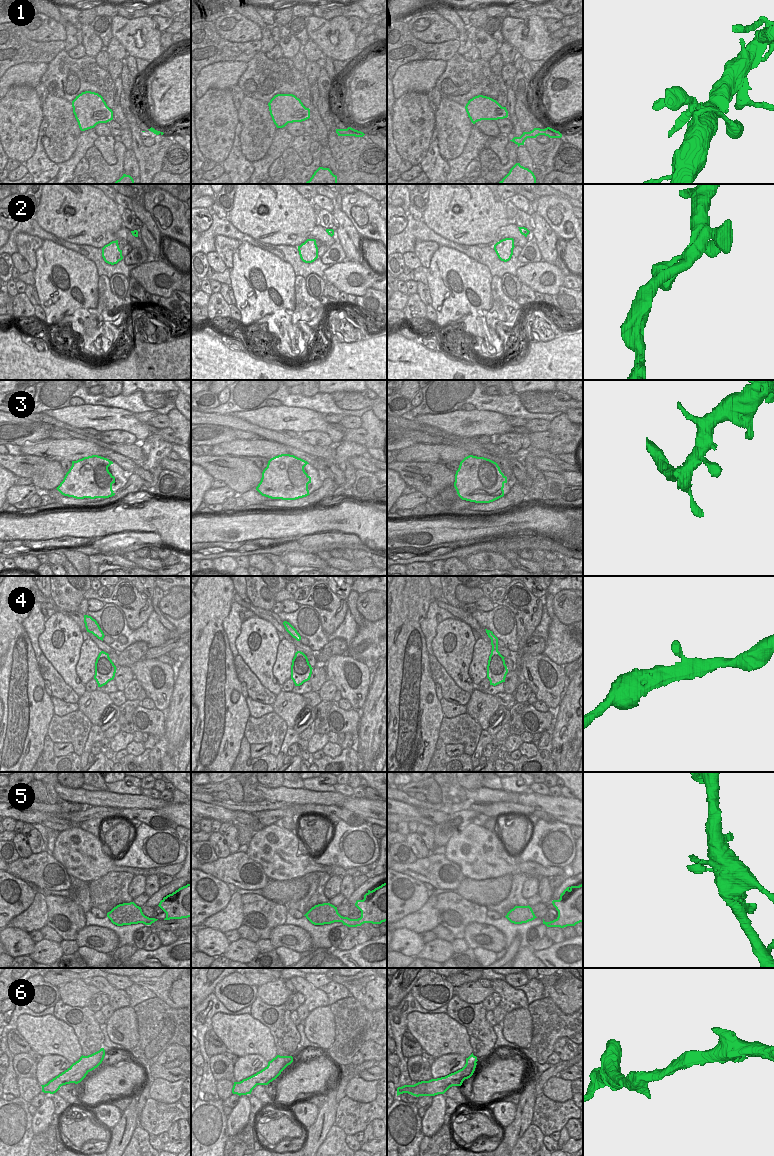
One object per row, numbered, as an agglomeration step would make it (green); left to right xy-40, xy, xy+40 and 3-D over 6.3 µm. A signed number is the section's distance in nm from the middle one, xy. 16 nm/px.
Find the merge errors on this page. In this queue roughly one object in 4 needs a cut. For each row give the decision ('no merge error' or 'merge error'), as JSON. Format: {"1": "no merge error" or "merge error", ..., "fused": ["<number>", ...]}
{"1": "no merge error", "2": "no merge error", "3": "merge error", "4": "no merge error", "5": "no merge error", "6": "no merge error", "fused": ["3"]}

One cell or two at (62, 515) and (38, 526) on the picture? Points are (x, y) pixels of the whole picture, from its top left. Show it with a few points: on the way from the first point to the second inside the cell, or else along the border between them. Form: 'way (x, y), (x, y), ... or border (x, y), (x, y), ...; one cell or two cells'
border (42, 512), (57, 524), (72, 521); two cells

